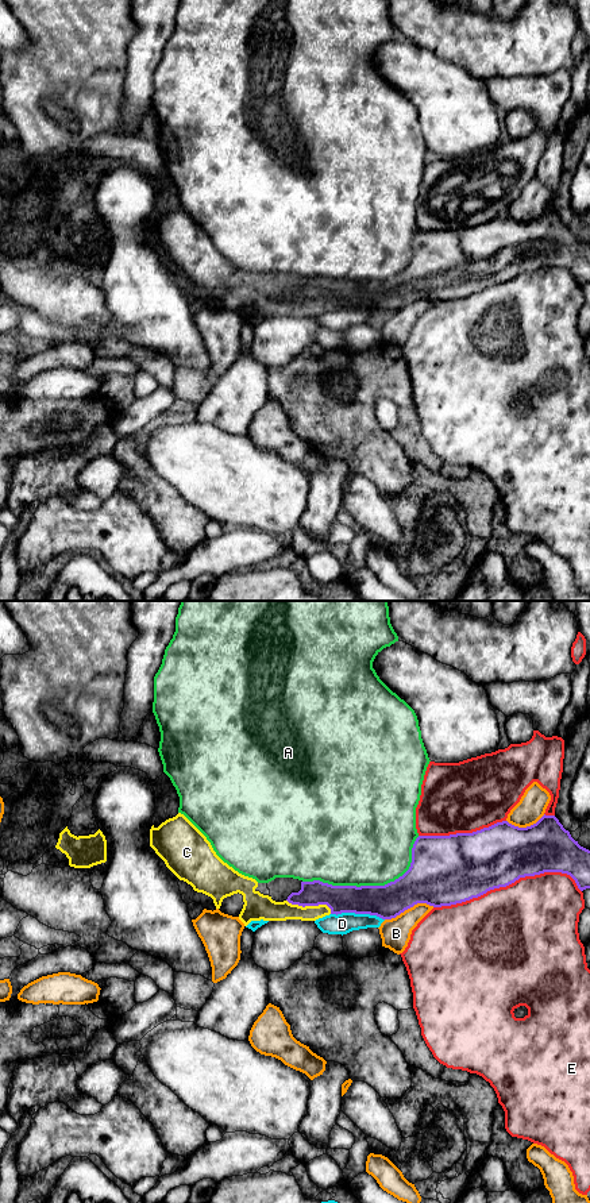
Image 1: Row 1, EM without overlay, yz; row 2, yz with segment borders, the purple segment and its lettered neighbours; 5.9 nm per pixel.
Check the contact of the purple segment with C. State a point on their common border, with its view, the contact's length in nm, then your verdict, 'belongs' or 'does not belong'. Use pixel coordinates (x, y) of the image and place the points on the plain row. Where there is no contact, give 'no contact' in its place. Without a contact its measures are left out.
yz (311, 300) | 280 nm | belongs

